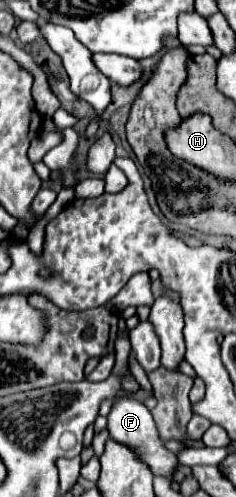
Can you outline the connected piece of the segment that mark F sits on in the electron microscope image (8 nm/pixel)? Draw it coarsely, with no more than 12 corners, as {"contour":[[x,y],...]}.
{"contour":[[117,395],[111,439],[141,455],[153,475],[171,479],[177,457],[163,447],[151,411]]}

